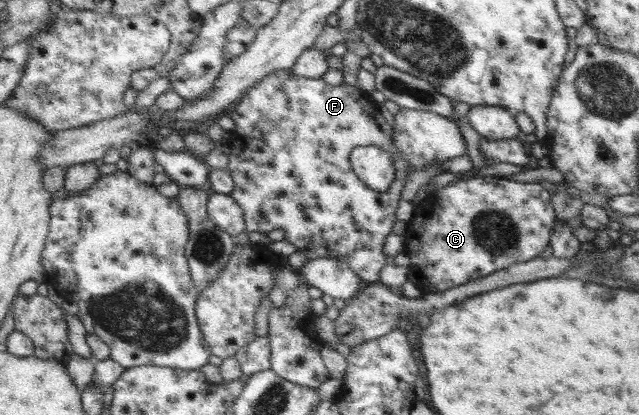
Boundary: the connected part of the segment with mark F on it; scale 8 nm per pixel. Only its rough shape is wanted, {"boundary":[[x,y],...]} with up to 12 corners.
{"boundary":[[289,76],[249,89],[229,164],[246,230],[381,282],[409,160],[367,93]]}

